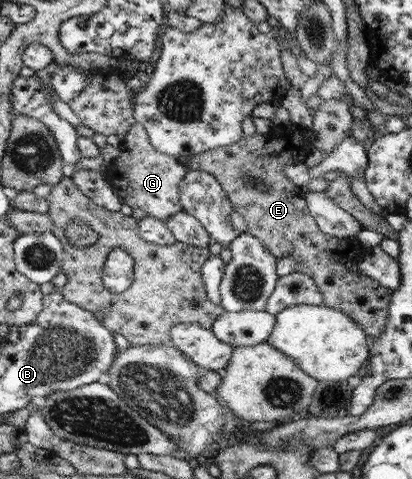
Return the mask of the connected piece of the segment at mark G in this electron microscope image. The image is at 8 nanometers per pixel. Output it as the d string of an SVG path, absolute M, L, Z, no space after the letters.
M135 122L135 124L131 125L131 128L129 132L127 132L123 136L122 144L122 154L121 158L117 158L116 160L113 160L109 166L107 166L107 170L109 171L109 180L110 184L112 186L112 189L114 190L114 193L120 198L120 201L122 204L127 204L127 206L131 206L132 208L139 207L142 210L144 210L149 216L158 218L159 220L162 220L165 222L167 218L170 216L173 216L173 214L177 214L178 212L181 212L184 210L181 203L181 191L179 190L179 184L181 184L183 177L186 176L188 173L187 169L185 168L185 165L180 164L179 161L177 161L177 158L174 156L171 156L169 154L163 154L162 151L159 151L151 142L149 137L149 132L145 129L145 127L142 124L139 124Z

